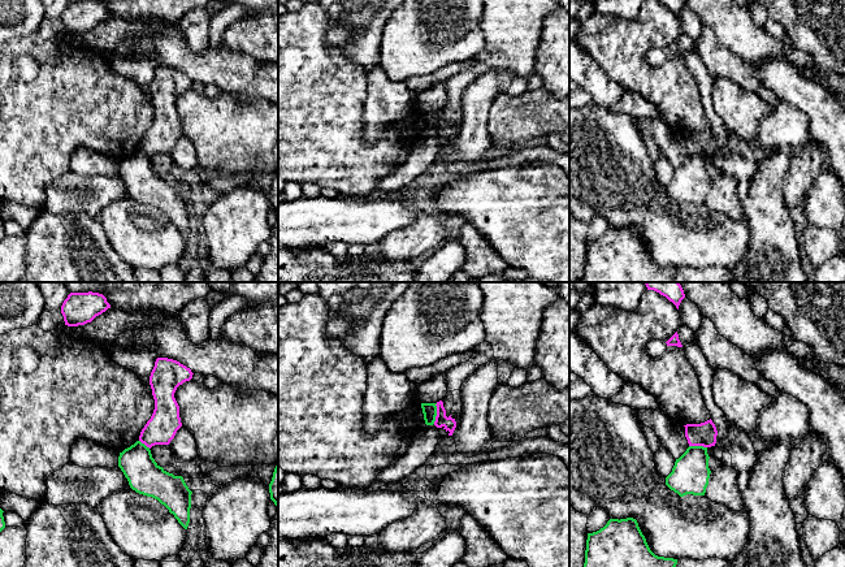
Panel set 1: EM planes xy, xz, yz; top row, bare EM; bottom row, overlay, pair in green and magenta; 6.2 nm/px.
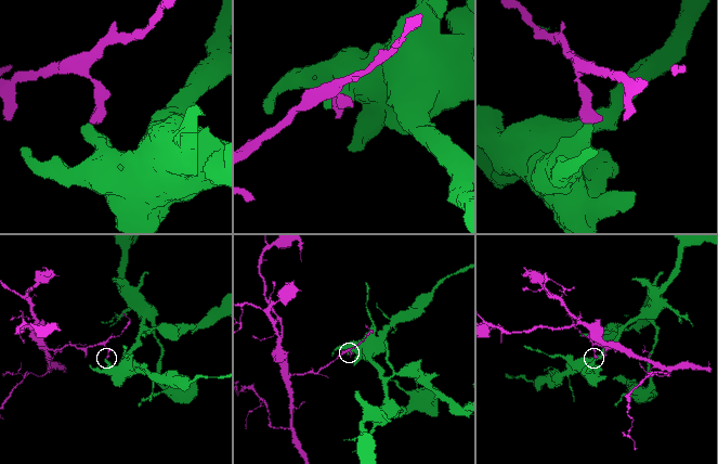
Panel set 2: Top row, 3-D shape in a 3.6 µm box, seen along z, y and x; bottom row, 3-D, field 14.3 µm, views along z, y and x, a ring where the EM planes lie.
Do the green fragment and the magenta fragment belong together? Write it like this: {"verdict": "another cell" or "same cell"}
{"verdict": "another cell"}

